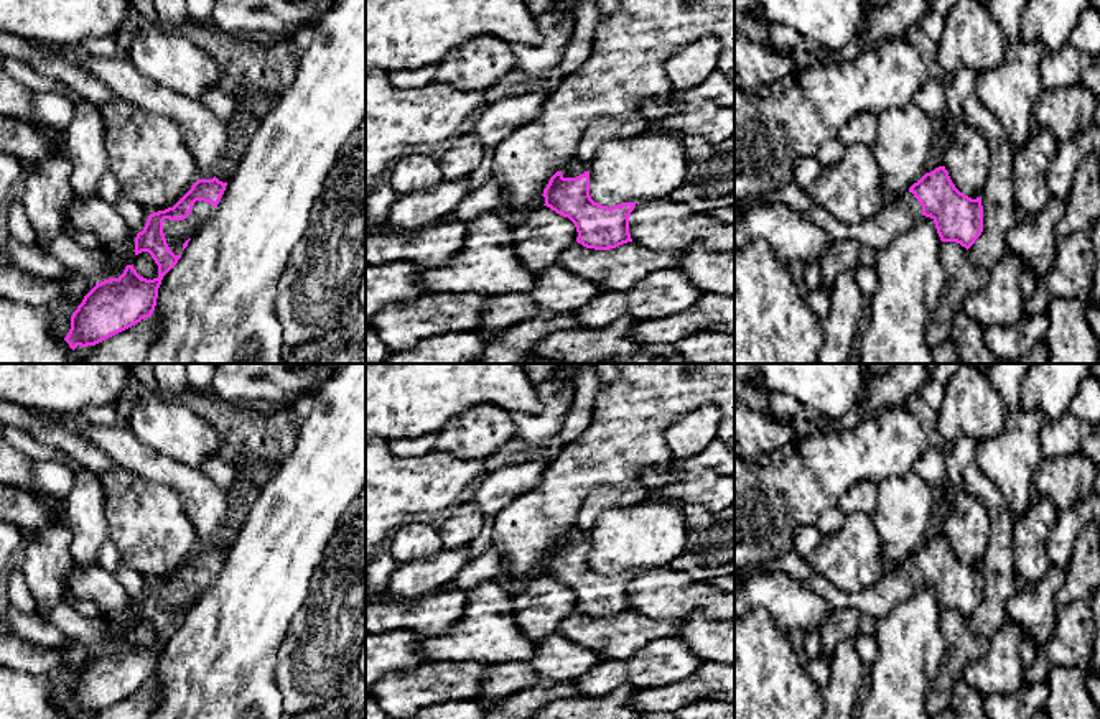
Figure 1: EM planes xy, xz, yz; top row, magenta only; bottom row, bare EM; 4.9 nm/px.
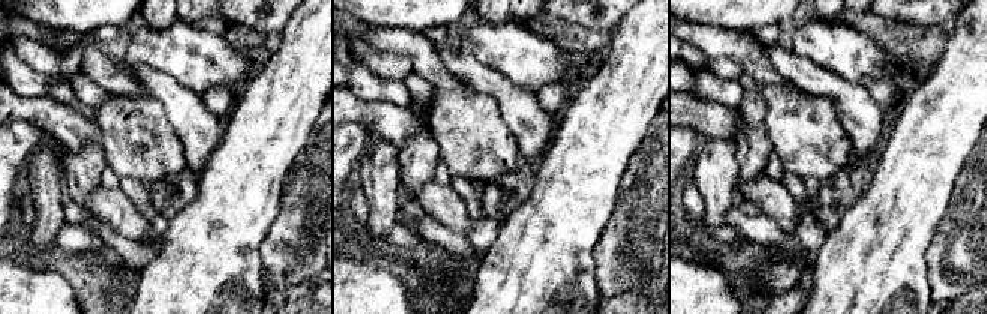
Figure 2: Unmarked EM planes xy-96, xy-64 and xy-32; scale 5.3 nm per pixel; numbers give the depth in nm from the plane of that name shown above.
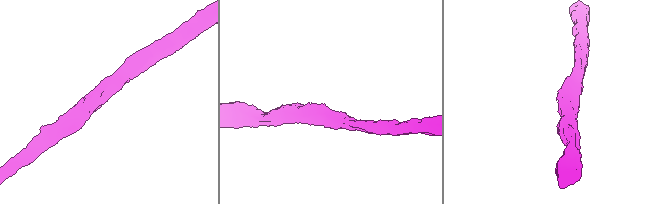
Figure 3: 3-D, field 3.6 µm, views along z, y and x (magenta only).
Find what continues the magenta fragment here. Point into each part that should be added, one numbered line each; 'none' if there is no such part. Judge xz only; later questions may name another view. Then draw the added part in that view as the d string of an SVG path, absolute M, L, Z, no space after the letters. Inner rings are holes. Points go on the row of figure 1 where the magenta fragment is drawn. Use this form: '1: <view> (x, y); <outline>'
1: xz (575, 166); M573 156L573 160L565 168L562 168L563 178L576 178L585 171L586 166L576 156Z

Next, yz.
1: yz (876, 232); M795 183L769 191L764 196L741 199L734 202L734 207L749 209L766 202L782 202L790 209L802 212L820 225L833 240L856 240L863 247L876 250L884 248L893 237L907 230L922 216L921 202L907 191L891 206L883 207L876 216L858 224L846 224L813 204L805 191Z

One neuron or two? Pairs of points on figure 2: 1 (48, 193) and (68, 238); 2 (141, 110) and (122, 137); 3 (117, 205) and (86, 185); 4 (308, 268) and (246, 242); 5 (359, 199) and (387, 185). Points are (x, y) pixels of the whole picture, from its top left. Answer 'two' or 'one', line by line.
1: two
2: one
3: two
4: two
5: two

